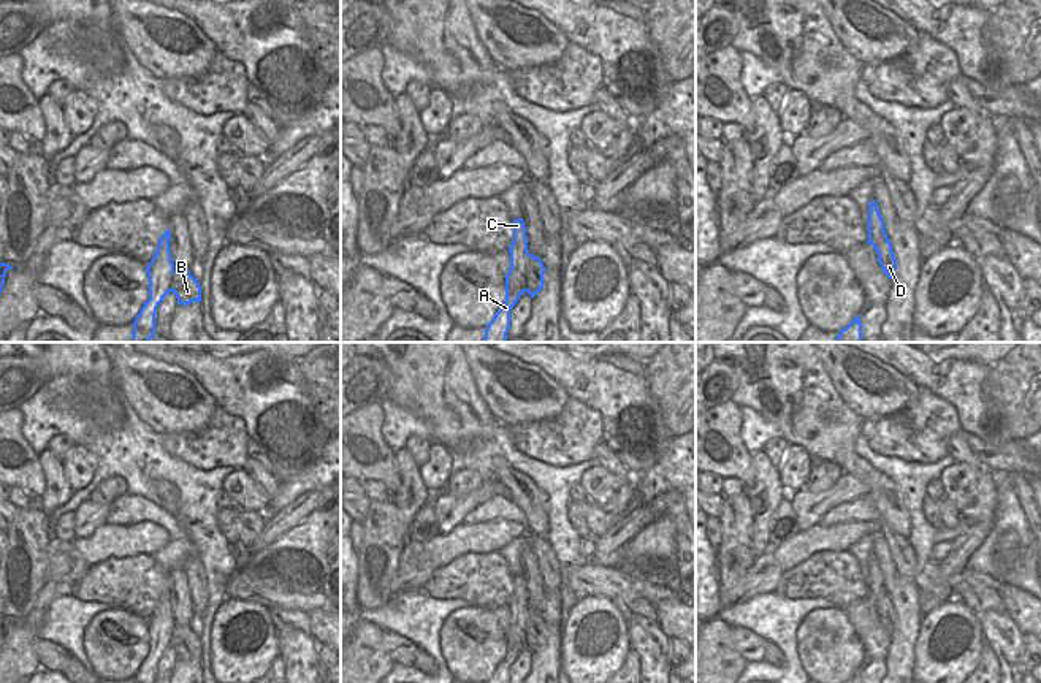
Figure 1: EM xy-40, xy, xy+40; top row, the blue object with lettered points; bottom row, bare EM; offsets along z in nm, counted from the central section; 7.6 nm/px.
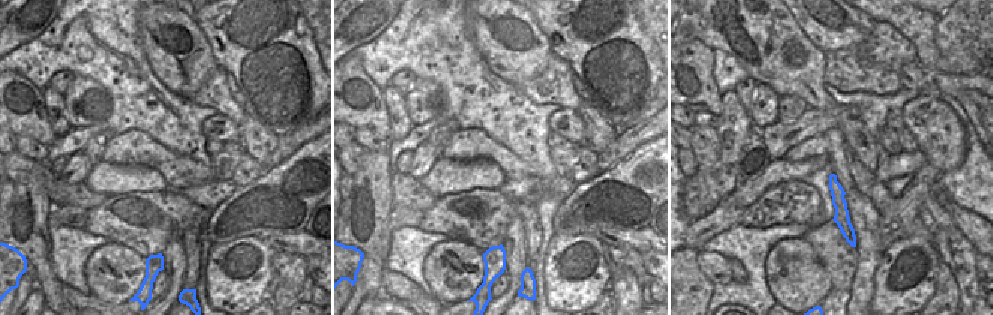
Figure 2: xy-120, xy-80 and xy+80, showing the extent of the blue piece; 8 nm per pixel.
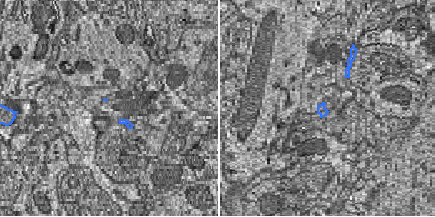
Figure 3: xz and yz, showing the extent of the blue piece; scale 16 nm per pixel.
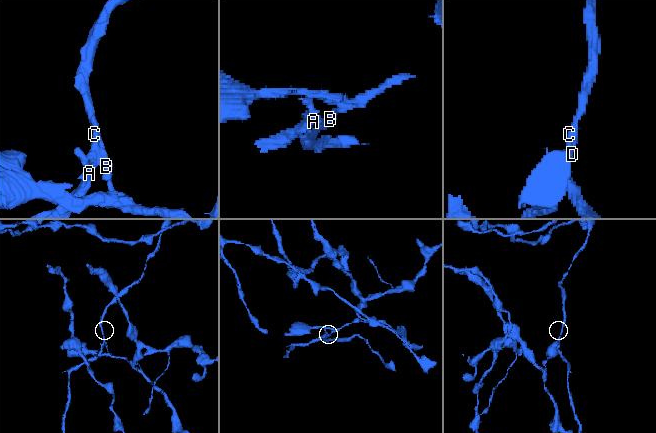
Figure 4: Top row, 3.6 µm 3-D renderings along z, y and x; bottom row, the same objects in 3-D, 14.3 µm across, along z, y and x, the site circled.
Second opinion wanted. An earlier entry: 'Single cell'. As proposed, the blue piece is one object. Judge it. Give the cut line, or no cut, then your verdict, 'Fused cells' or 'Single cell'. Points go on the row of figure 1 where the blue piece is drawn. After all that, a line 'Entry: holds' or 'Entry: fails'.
Split along xy (530, 254), (526, 259), (525, 290). Fused cells.
Entry: fails

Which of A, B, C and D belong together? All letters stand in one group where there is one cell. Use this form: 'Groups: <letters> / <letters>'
Groups: A C / B D.

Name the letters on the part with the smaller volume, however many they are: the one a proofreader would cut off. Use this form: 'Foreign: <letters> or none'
Foreign: A, C

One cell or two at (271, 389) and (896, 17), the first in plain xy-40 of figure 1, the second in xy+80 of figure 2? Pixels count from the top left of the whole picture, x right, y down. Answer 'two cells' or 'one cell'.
one cell

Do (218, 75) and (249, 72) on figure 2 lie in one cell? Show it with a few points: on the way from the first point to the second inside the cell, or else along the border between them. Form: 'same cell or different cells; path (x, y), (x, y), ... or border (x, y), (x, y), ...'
different cells; border (219, 66), (227, 74)

